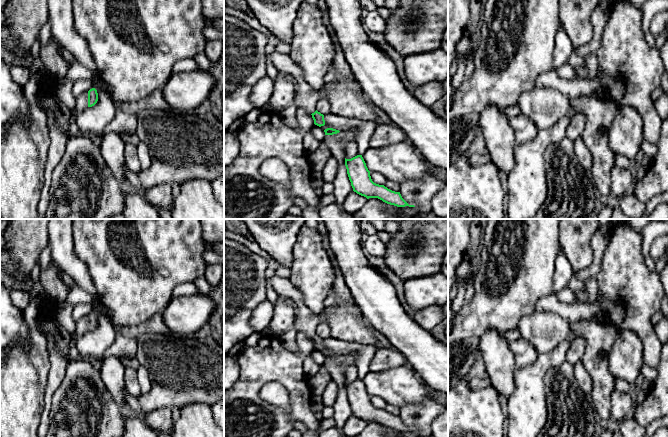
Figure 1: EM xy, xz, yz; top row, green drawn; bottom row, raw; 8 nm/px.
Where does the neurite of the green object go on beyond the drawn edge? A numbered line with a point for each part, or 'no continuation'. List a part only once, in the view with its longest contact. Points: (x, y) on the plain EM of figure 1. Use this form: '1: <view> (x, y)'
1: xy (81, 328)

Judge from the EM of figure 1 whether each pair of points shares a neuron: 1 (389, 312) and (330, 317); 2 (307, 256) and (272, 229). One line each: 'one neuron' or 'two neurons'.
1: two neurons
2: two neurons

